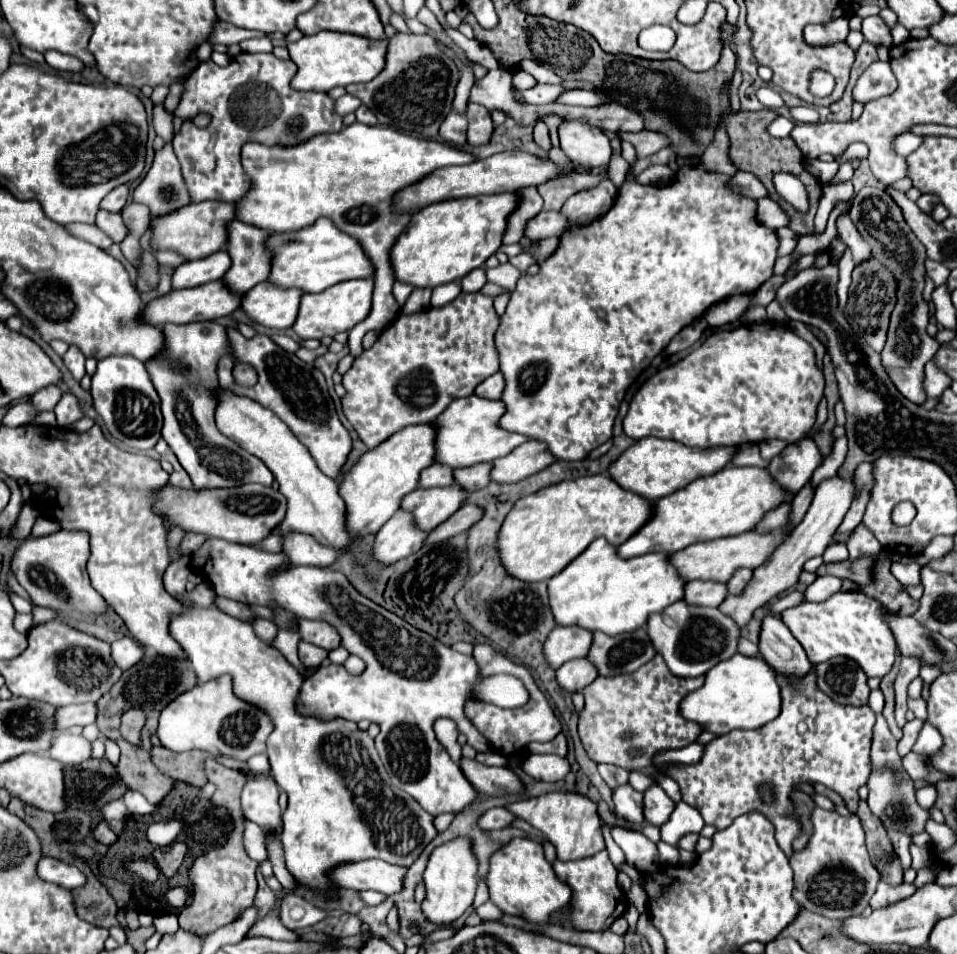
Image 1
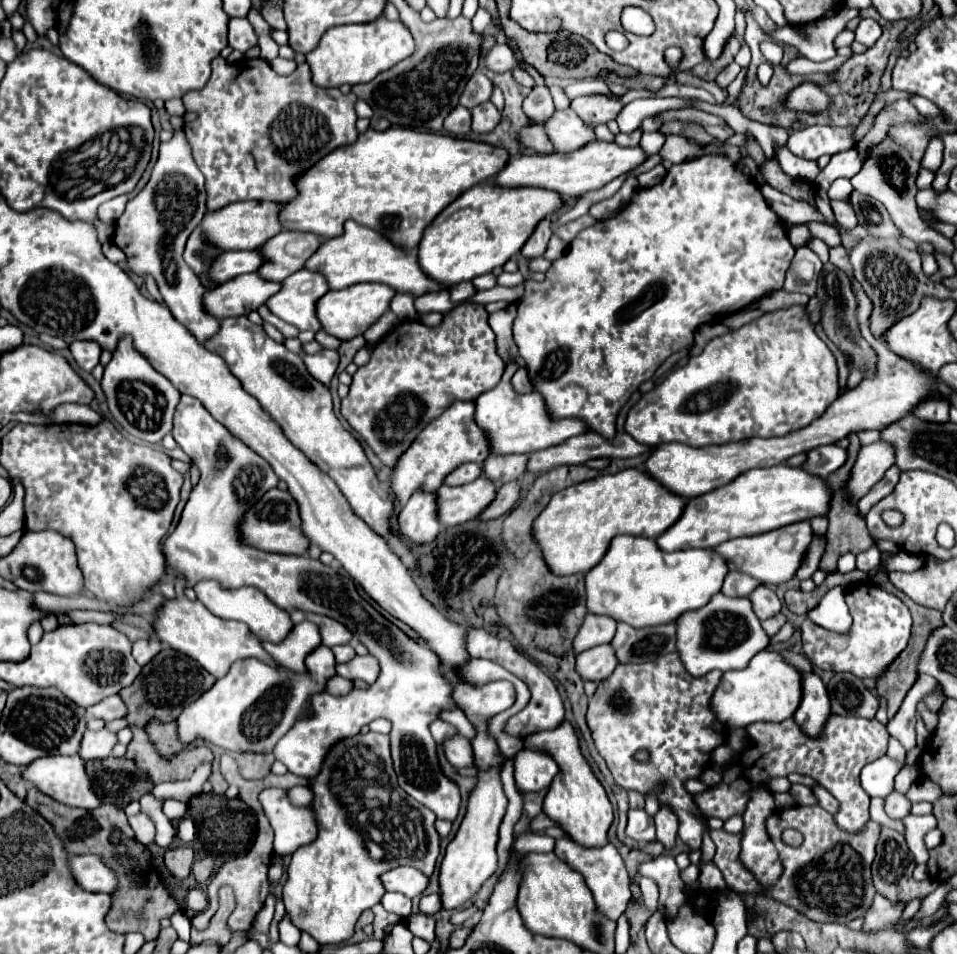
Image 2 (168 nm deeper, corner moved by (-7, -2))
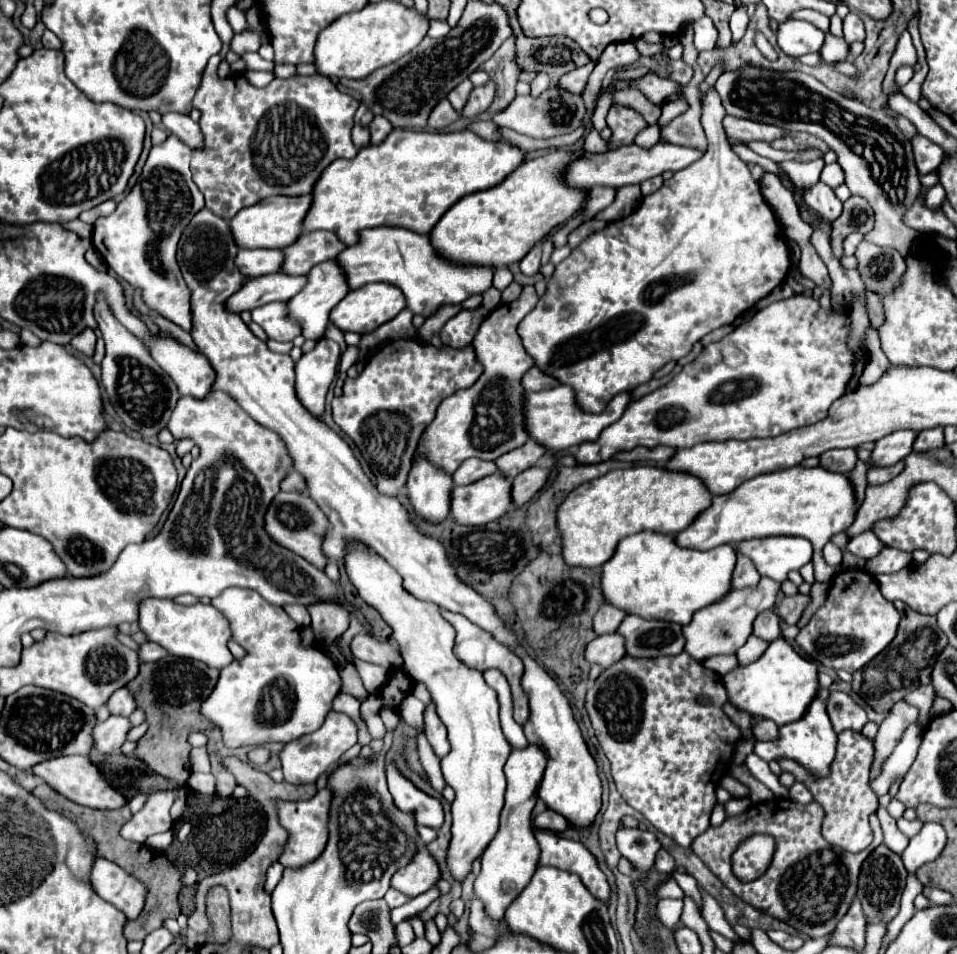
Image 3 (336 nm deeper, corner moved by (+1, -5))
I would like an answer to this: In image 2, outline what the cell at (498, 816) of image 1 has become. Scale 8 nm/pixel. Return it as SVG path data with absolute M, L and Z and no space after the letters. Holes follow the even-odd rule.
M540 813L538 817L534 817L534 819L532 819L530 829L532 829L532 831L544 831L544 829L548 829L548 827L556 827L556 825L558 825L556 821L552 821L548 815Z

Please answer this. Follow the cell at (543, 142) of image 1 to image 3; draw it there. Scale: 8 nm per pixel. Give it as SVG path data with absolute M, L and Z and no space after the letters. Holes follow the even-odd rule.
M538 74L536 80L532 82L532 96L538 98L538 96L548 88L548 86L550 86L550 78L548 78L546 74Z

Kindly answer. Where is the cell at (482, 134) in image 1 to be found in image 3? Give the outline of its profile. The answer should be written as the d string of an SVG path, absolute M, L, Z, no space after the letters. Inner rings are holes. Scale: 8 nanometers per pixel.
M488 82L486 86L476 86L462 110L464 118L476 118L478 114L486 112L488 106L494 100L494 82Z

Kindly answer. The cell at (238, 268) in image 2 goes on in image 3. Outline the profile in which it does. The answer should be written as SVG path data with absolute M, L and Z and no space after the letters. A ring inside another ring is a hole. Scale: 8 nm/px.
M240 250L234 262L244 278L254 278L278 272L282 260L280 250Z

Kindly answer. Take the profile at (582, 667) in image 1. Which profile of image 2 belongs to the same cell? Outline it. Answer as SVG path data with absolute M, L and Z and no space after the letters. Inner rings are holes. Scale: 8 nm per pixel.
M610 643L596 645L588 651L578 653L576 657L576 669L584 681L604 681L606 677L612 675L616 665L618 665L618 659Z

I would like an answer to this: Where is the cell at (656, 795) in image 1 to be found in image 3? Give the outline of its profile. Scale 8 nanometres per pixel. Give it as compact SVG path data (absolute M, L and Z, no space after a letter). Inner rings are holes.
M660 848L660 852L658 852L658 856L656 856L656 870L658 872L664 872L664 874L672 874L672 870L674 870L674 858L668 854L668 850L664 850L664 848Z

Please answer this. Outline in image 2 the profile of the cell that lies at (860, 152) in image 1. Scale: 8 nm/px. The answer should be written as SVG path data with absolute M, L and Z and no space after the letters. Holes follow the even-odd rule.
M856 149L836 153L836 155L832 155L830 163L820 171L820 175L816 177L814 183L818 185L818 189L828 191L832 181L836 181L838 177L852 179L860 171L860 167L862 167L862 161L860 161L860 155Z

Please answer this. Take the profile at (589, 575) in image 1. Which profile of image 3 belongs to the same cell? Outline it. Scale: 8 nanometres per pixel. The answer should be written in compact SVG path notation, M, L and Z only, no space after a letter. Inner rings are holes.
M640 532L618 542L614 556L602 566L600 590L604 602L644 620L666 620L688 624L692 614L730 590L730 576L736 564L732 544L712 550L688 550L676 546L672 536L656 532Z

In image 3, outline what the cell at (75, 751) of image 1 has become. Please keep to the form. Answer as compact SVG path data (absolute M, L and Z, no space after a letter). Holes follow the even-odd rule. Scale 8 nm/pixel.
M110 716L108 720L100 722L94 732L94 750L100 754L116 754L126 738L126 732L130 730L130 722L120 716Z

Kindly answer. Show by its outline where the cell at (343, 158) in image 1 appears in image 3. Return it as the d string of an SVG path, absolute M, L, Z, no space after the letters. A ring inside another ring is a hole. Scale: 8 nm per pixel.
M394 128L384 142L368 144L358 150L352 160L338 158L328 166L316 186L312 188L312 206L304 216L304 232L328 230L334 232L344 244L356 242L356 230L376 226L406 228L416 234L428 234L444 212L462 196L496 186L510 174L524 158L524 152L508 142L488 142L474 132L428 132Z

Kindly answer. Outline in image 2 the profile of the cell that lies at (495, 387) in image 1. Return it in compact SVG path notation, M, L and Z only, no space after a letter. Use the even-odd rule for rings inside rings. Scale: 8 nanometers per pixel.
M522 367L514 373L512 383L514 383L514 387L516 387L516 391L518 391L518 393L530 393L530 391L534 391L532 381L528 379L528 371L526 371L526 369L522 369Z

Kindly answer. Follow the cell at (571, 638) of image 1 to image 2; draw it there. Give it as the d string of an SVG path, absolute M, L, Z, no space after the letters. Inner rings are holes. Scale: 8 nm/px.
M588 615L574 639L574 651L580 653L596 645L610 643L612 635L616 633L616 625L616 619L608 619L608 615Z

